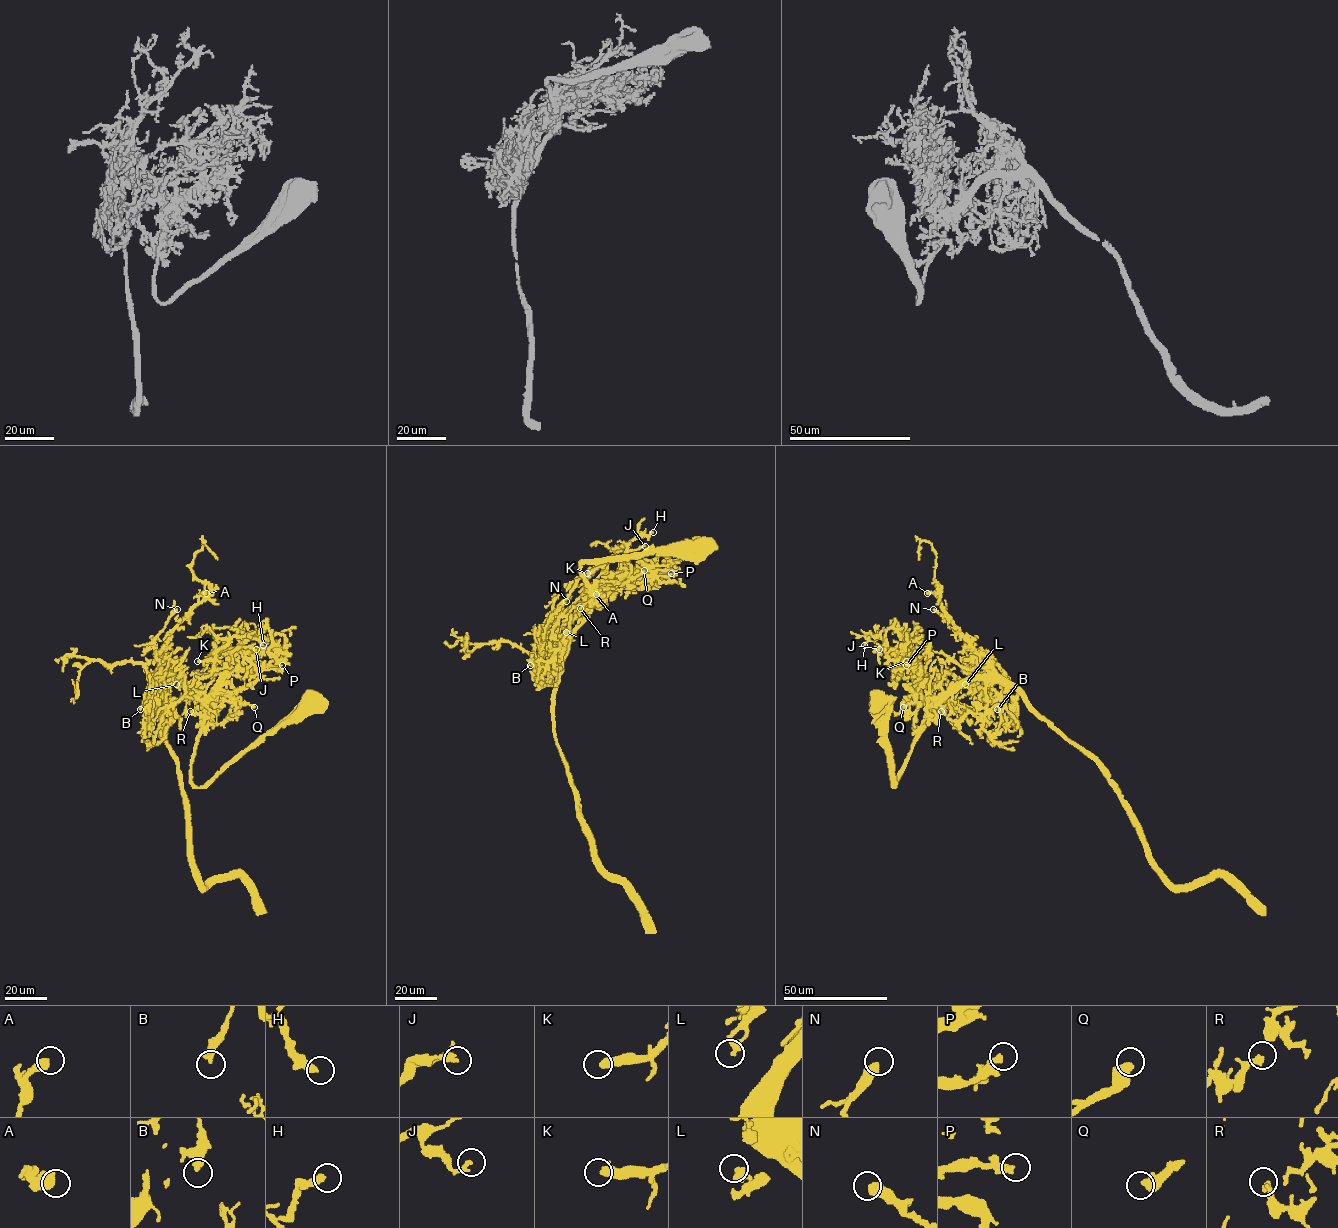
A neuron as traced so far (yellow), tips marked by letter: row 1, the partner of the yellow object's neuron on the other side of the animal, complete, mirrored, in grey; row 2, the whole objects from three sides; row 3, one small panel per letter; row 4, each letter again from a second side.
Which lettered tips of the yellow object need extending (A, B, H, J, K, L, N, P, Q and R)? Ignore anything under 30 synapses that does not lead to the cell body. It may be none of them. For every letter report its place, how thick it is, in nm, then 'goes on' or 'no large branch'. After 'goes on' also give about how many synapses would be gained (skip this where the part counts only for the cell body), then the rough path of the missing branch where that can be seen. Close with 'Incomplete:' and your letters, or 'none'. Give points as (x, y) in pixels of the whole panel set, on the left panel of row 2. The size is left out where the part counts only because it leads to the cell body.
A: at (206, 593); 600 nm thick; no large branch
B: at (140, 709); 320 nm thick; no large branch
H: at (263, 645); 340 nm thick; no large branch
J: at (256, 649); 240 nm thick; no large branch
K: at (197, 661); 440 nm thick; goes on; about 35 synapses; missing branch runs (197, 661), (196, 659), (184, 671)
L: at (176, 684); 360 nm thick; no large branch
N: at (177, 609); 480 nm thick; no large branch
P: at (282, 665); 240 nm thick; no large branch
Q: at (254, 707); 500 nm thick; no large branch
R: at (190, 711); 280 nm thick; no large branch
Incomplete: K

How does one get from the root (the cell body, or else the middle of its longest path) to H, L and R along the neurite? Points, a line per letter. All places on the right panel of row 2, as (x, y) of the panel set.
H: (874, 698), (892, 787), (927, 709), (916, 688), (913, 653), (891, 649), (880, 637), (868, 636), (864, 645)
L: (874, 698), (873, 708), (888, 754), (892, 787), (915, 735), (925, 724), (935, 703), (950, 685), (965, 684)
R: (874, 698), (873, 708), (888, 754), (892, 787), (915, 735), (929, 716), (941, 711)

